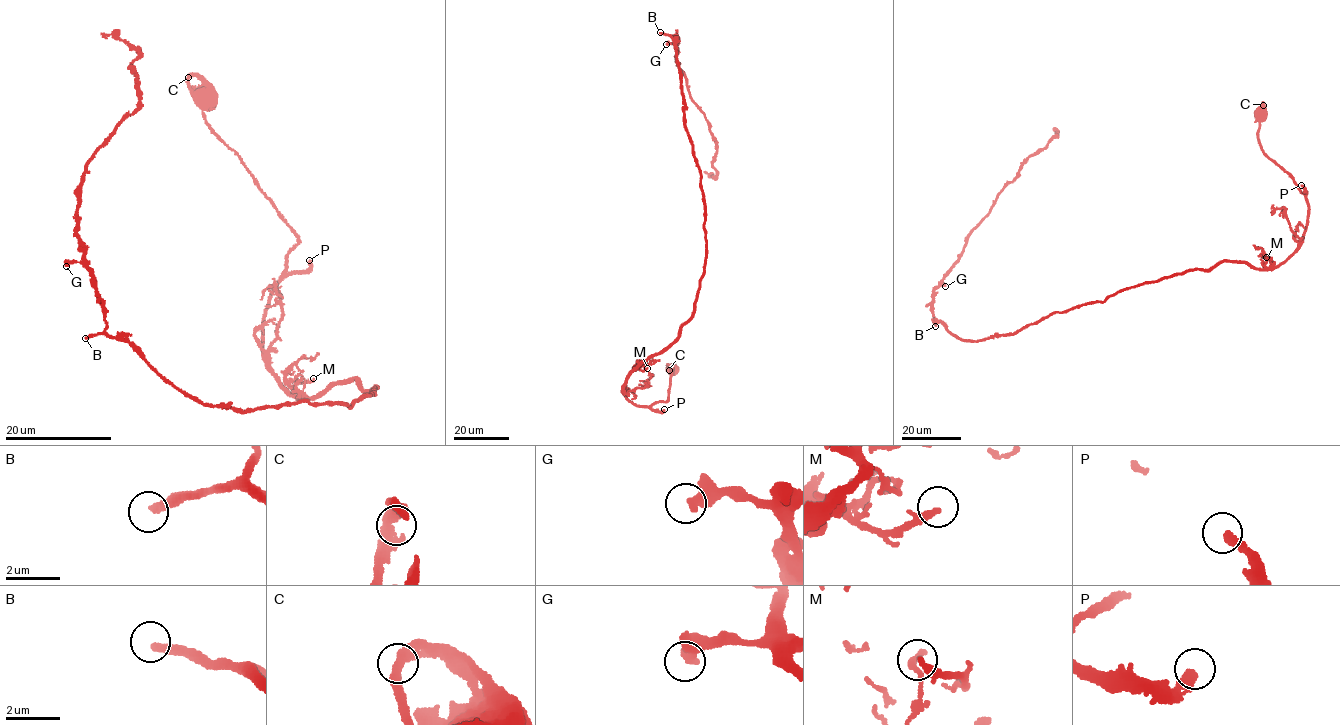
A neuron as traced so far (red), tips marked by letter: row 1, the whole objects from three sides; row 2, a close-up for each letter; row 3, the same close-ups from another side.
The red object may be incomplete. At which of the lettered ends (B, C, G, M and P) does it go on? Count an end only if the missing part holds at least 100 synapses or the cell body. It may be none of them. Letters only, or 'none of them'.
B

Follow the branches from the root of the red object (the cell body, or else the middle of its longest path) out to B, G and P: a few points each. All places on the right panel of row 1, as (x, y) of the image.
B: (1260, 115), (1261, 150), (1308, 207), (1301, 244), (1283, 262), (1264, 269), (1223, 260), (979, 341), (935, 326)
G: (1260, 115), (1260, 148), (1308, 209), (1300, 247), (1277, 266), (1223, 260), (972, 341), (933, 320), (945, 286)
P: (1260, 115), (1257, 137), (1261, 150), (1288, 173), (1305, 194), (1301, 185)

